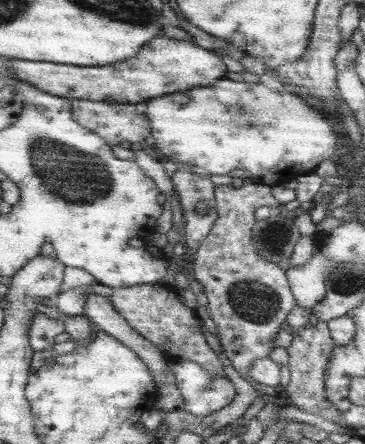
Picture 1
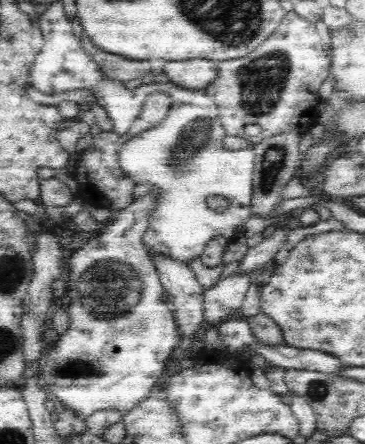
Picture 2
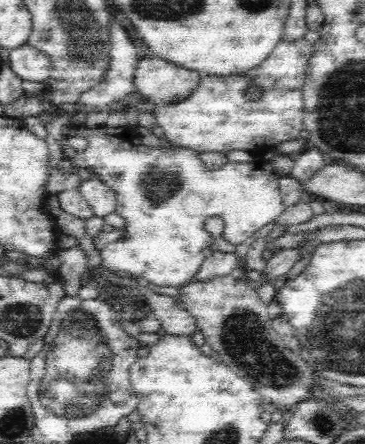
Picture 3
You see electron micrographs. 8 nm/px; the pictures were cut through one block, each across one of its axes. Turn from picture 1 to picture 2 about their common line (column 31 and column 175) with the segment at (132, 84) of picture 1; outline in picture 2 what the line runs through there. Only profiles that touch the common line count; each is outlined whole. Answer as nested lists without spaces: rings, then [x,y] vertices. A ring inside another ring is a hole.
[[[206,58],[168,62],[164,74],[176,86],[186,86],[188,90],[202,90],[218,78],[218,62]]]

